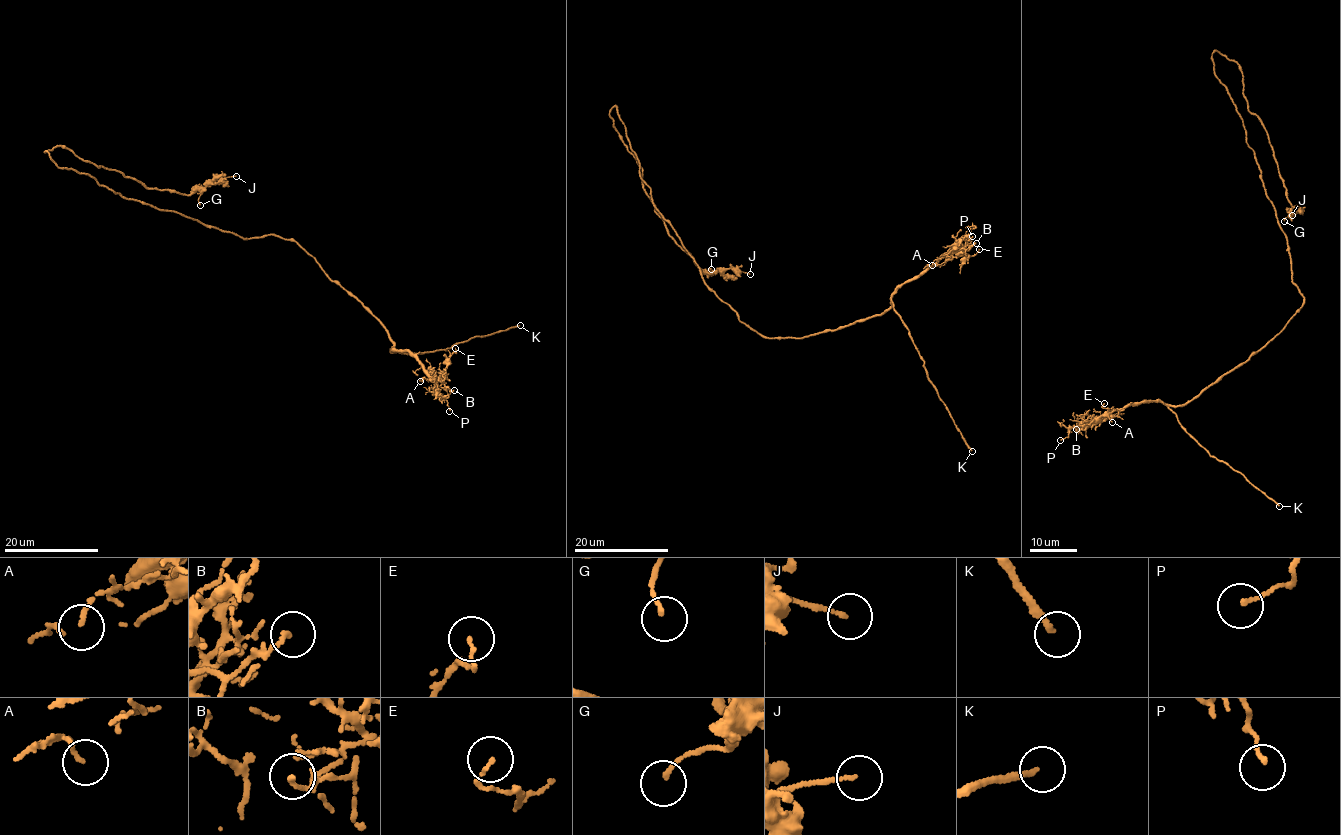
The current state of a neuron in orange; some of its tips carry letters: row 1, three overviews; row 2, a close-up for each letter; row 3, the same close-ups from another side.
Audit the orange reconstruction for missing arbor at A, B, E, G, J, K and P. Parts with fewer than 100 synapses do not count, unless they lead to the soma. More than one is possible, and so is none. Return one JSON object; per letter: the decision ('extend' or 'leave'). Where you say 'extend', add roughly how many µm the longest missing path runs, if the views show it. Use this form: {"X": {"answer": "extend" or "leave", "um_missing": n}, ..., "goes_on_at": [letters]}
{"A": {"answer": "leave"}, "B": {"answer": "leave"}, "E": {"answer": "leave"}, "G": {"answer": "leave"}, "J": {"answer": "leave"}, "K": {"answer": "extend", "um_missing": 45}, "P": {"answer": "leave"}, "goes_on_at": ["K"]}

